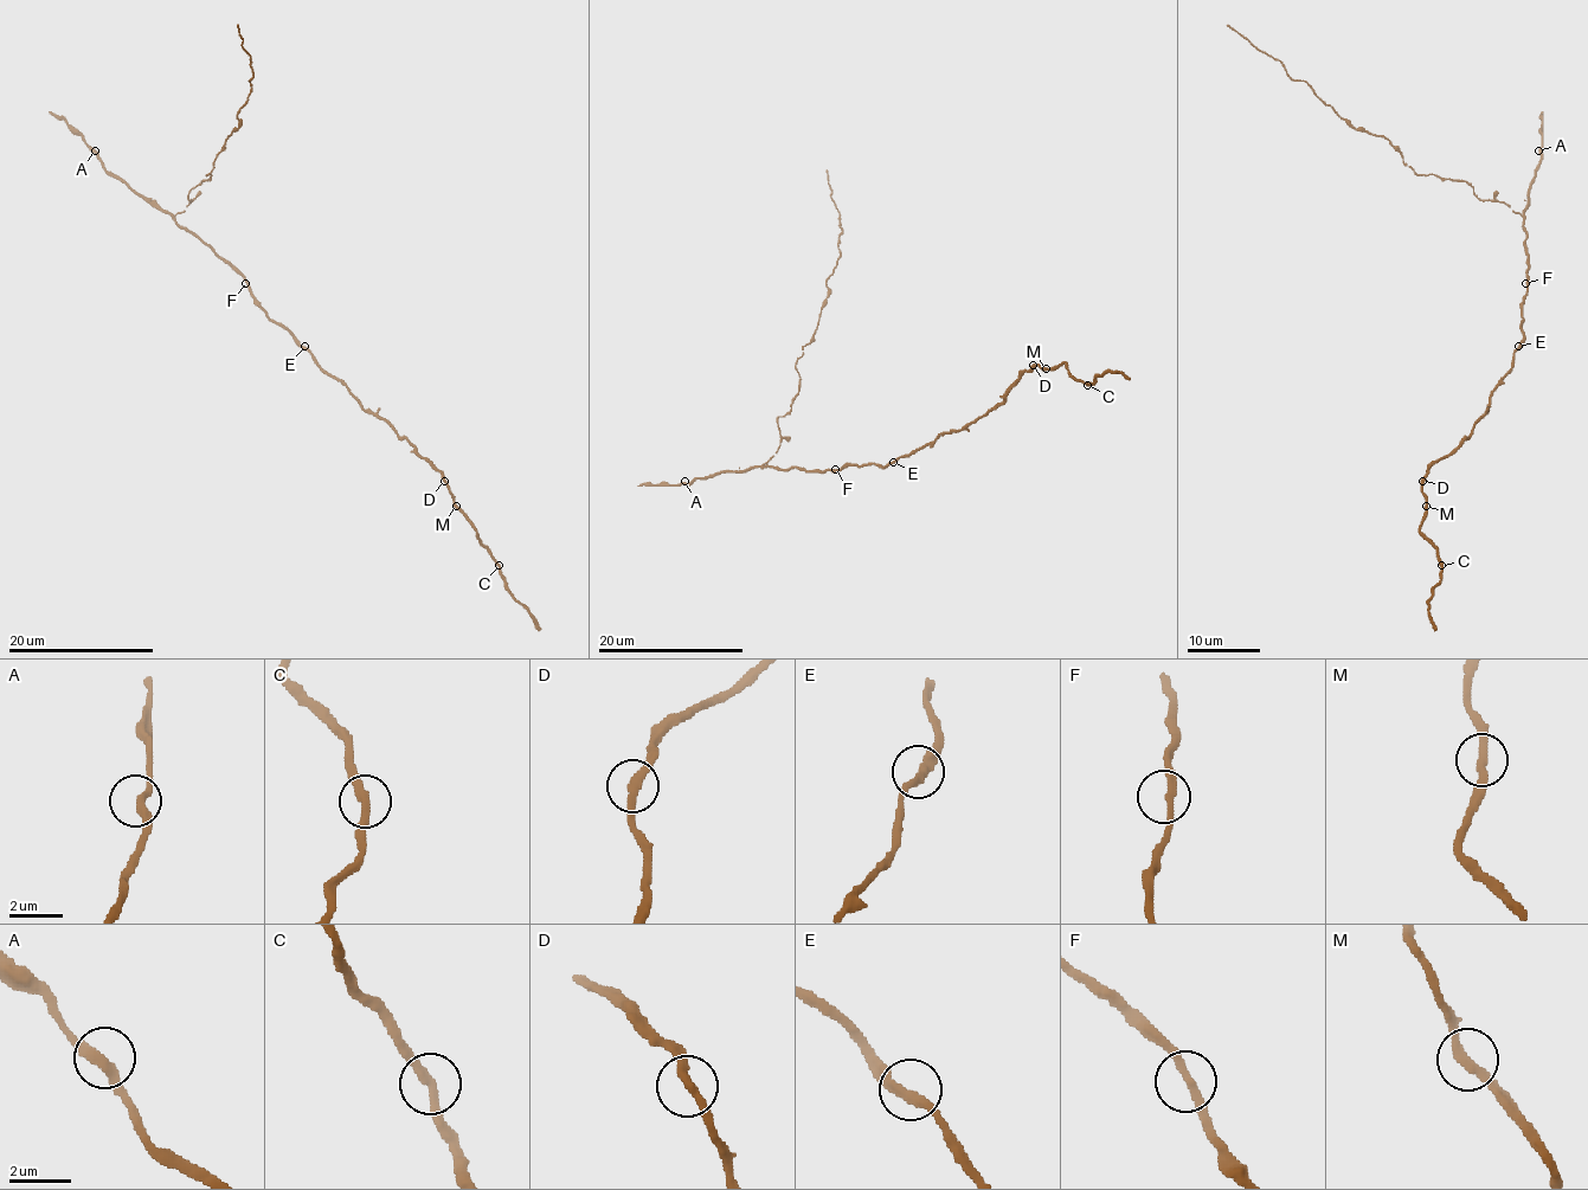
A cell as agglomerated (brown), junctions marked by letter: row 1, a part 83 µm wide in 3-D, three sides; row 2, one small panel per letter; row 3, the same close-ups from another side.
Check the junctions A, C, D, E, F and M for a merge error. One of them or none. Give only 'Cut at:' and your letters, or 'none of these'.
Cut at: none of these

